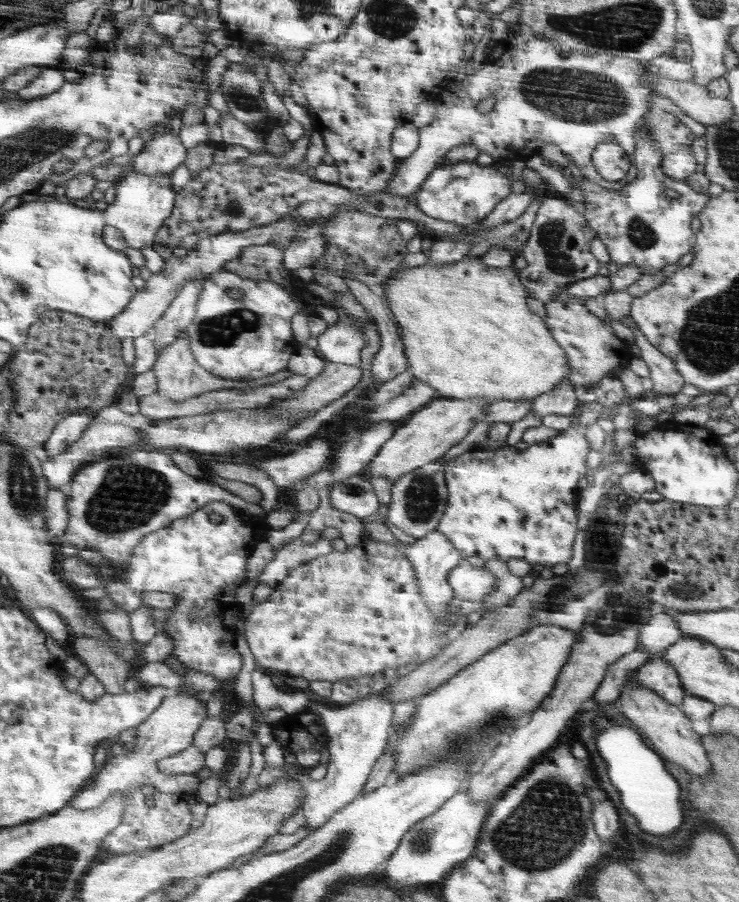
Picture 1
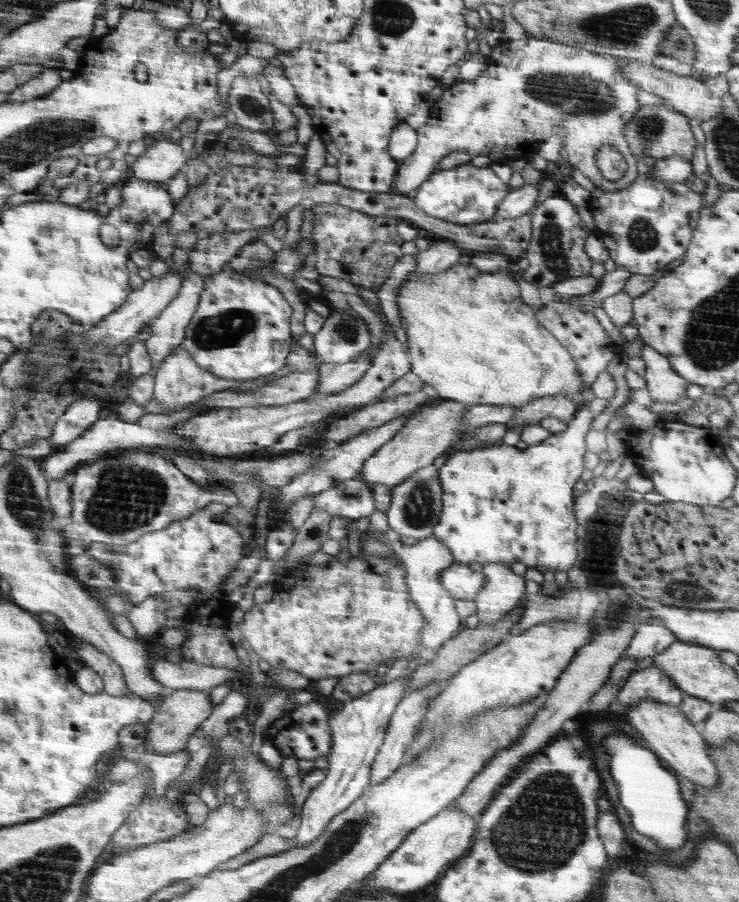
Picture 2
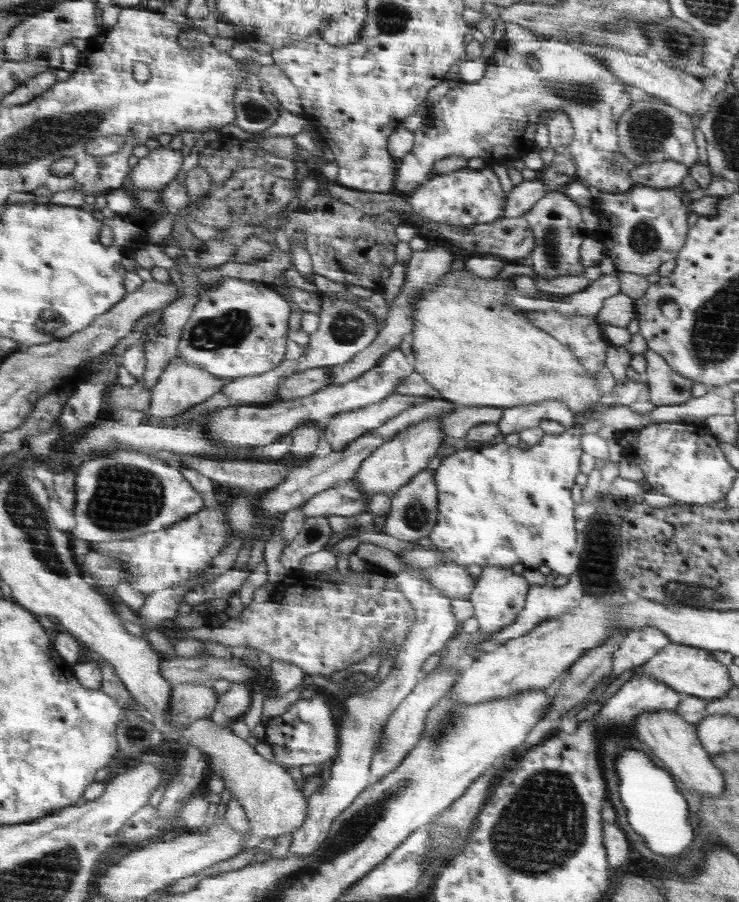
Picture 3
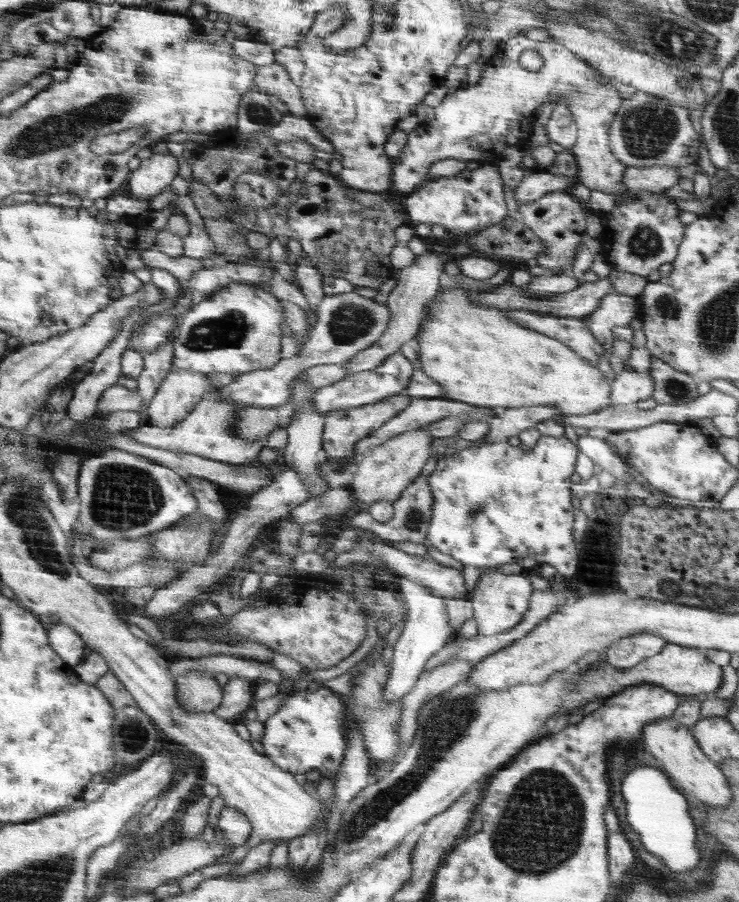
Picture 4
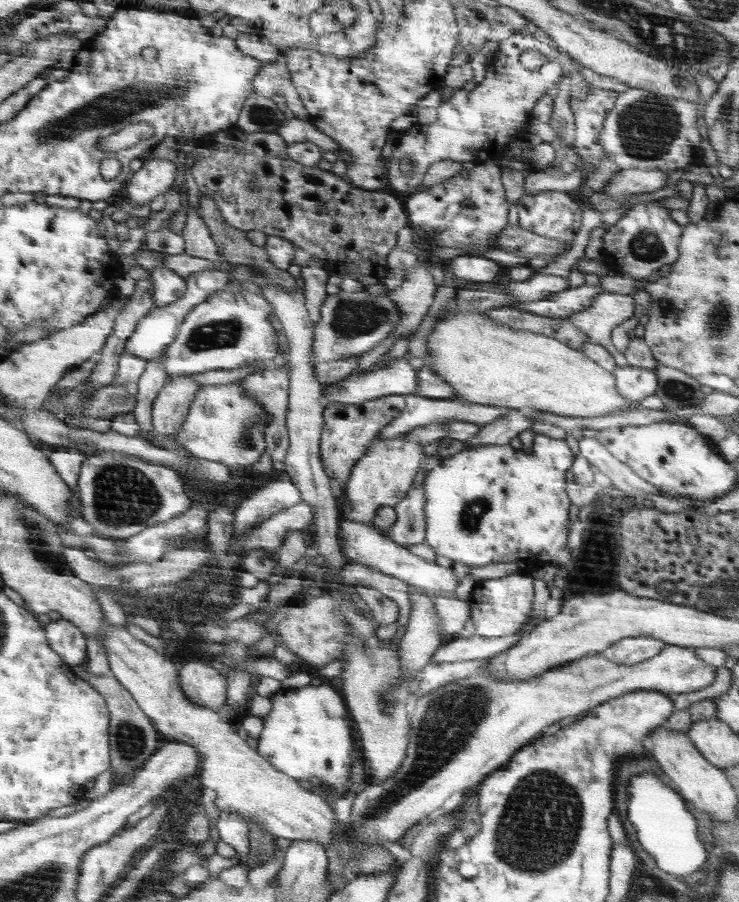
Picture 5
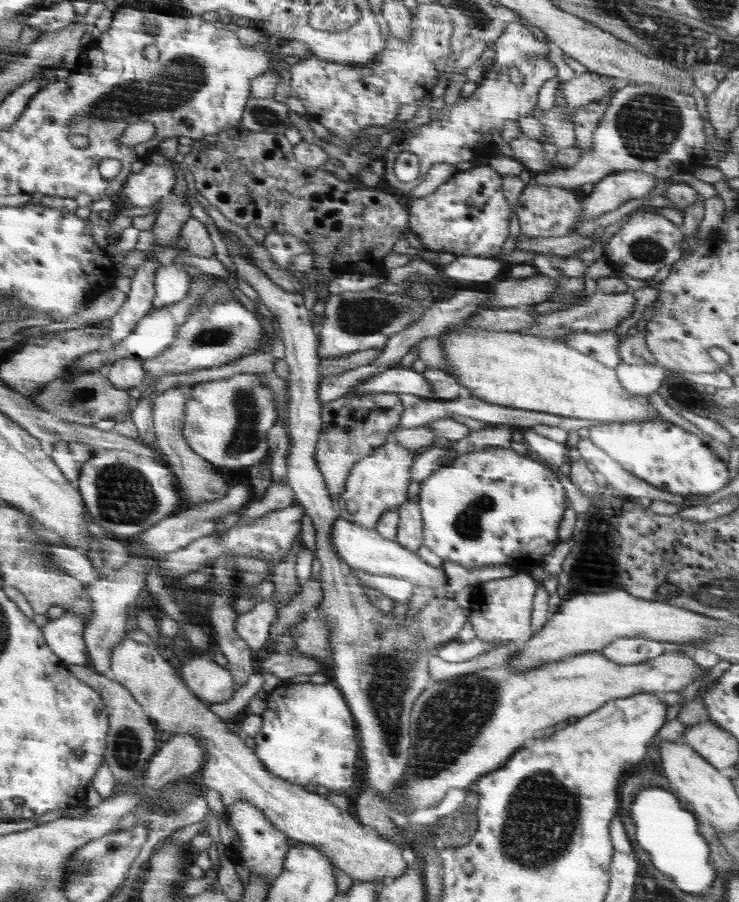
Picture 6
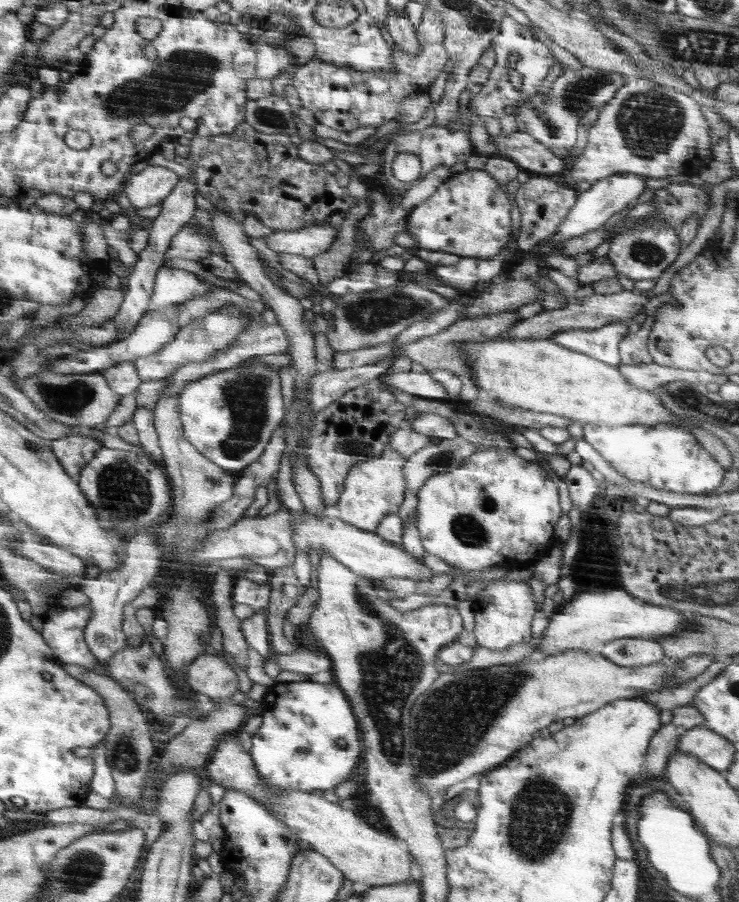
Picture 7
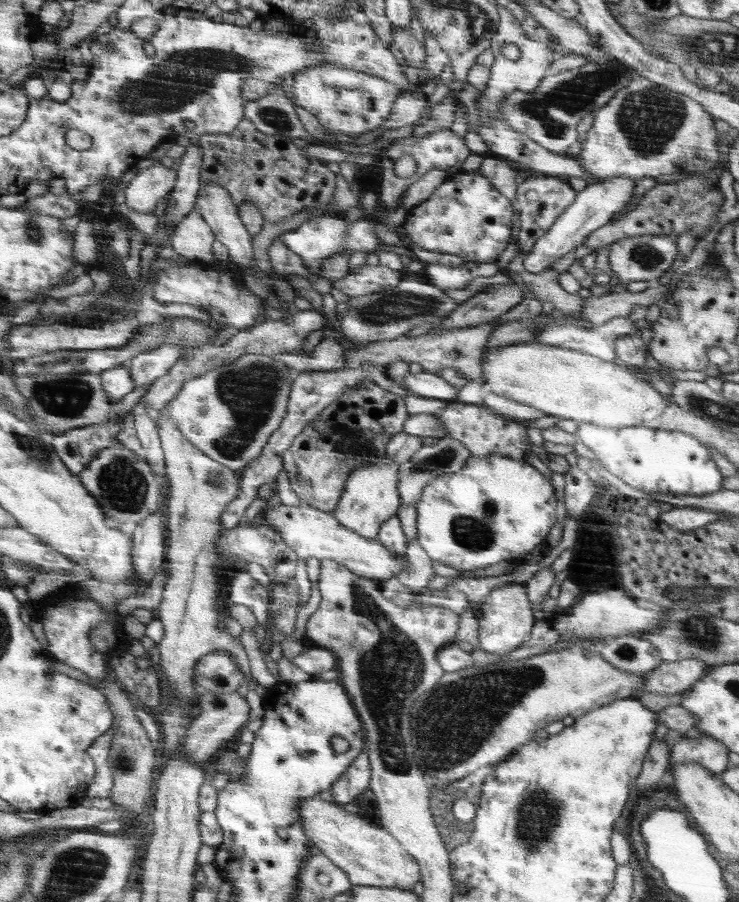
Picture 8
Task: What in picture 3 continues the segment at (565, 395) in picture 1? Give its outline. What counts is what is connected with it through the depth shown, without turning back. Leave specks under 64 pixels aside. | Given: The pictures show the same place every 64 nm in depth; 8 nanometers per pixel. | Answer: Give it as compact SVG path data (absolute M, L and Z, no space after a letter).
M560 400L536 402L504 409L504 415L495 424L498 426L498 439L502 441L507 434L520 432L528 427L539 426L541 420L555 420L564 425L565 431L572 428L575 413Z

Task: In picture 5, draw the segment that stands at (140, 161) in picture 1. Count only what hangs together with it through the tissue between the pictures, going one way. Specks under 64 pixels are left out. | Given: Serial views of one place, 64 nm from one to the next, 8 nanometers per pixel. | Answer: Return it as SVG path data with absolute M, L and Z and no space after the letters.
M152 157L144 162L127 184L132 203L150 204L160 194L167 196L176 184L178 168L169 160Z

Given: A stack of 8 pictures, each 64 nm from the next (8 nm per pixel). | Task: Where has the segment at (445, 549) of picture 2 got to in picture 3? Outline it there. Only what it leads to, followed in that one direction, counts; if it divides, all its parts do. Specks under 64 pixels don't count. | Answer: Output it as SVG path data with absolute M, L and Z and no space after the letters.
M422 546L420 549L400 552L400 555L410 563L408 571L400 572L397 580L400 583L400 590L416 611L413 630L405 644L400 645L393 653L393 667L384 681L378 684L378 688L372 692L350 695L345 700L345 714L338 718L338 729L341 732L340 753L331 766L330 779L309 797L309 814L305 824L292 834L289 853L296 854L298 858L316 853L329 836L330 826L337 816L344 813L352 802L357 800L358 795L370 786L369 768L379 748L378 741L382 738L381 730L384 730L390 715L419 681L426 658L440 653L460 630L457 616L454 615L451 606L451 599L442 595L442 592L430 583L423 573L428 567L442 565L445 562L444 554L436 546L432 548Z

